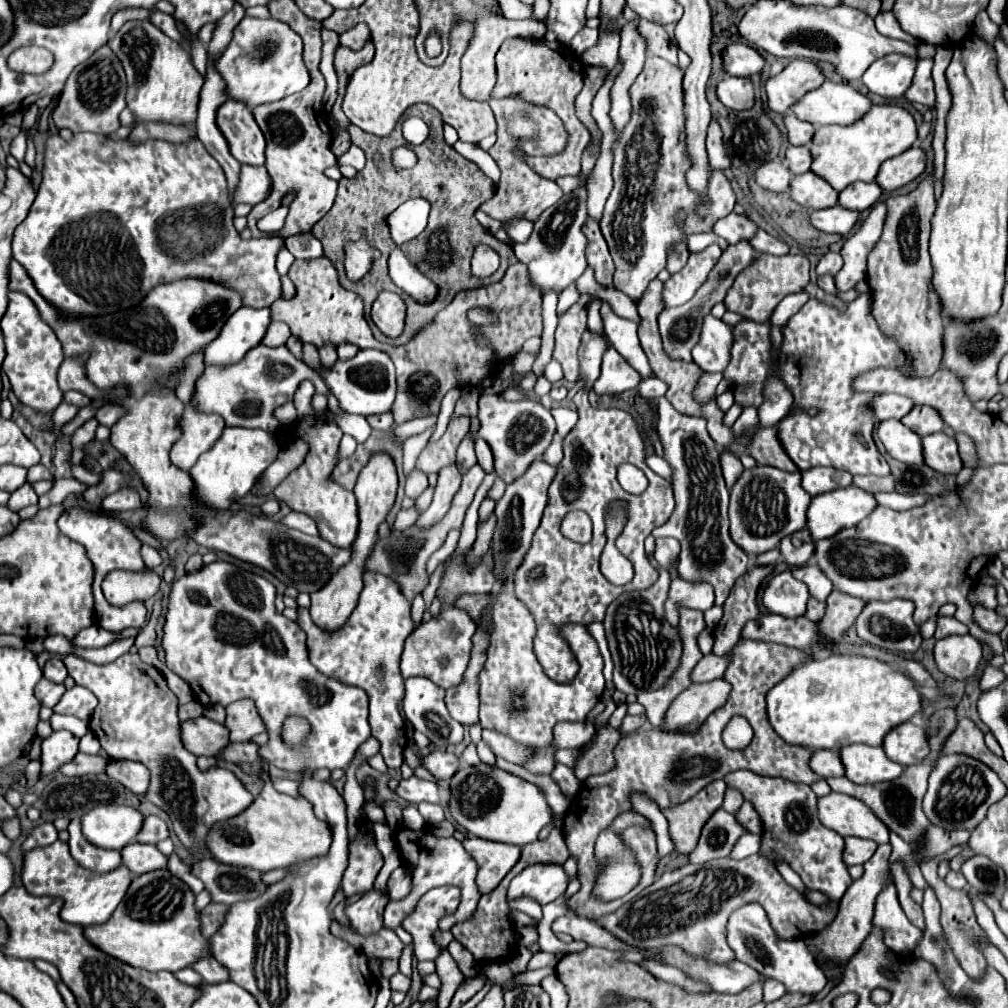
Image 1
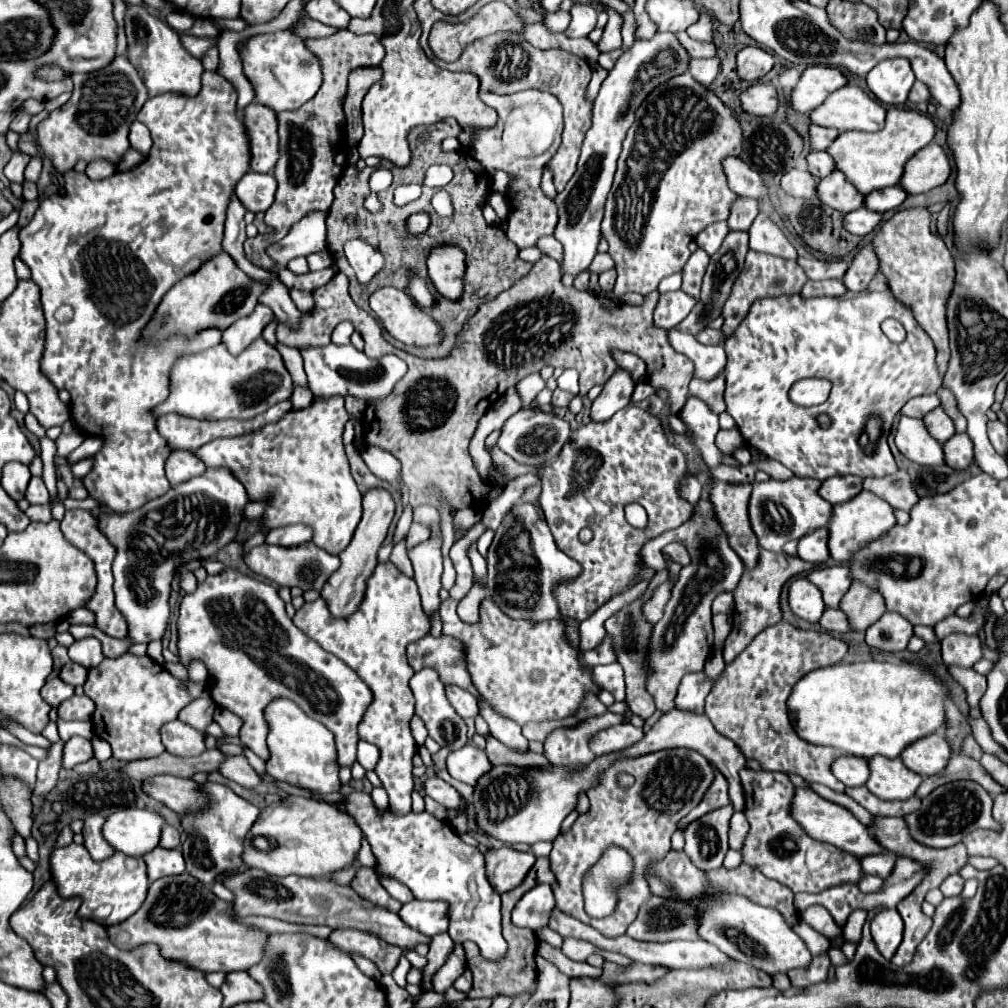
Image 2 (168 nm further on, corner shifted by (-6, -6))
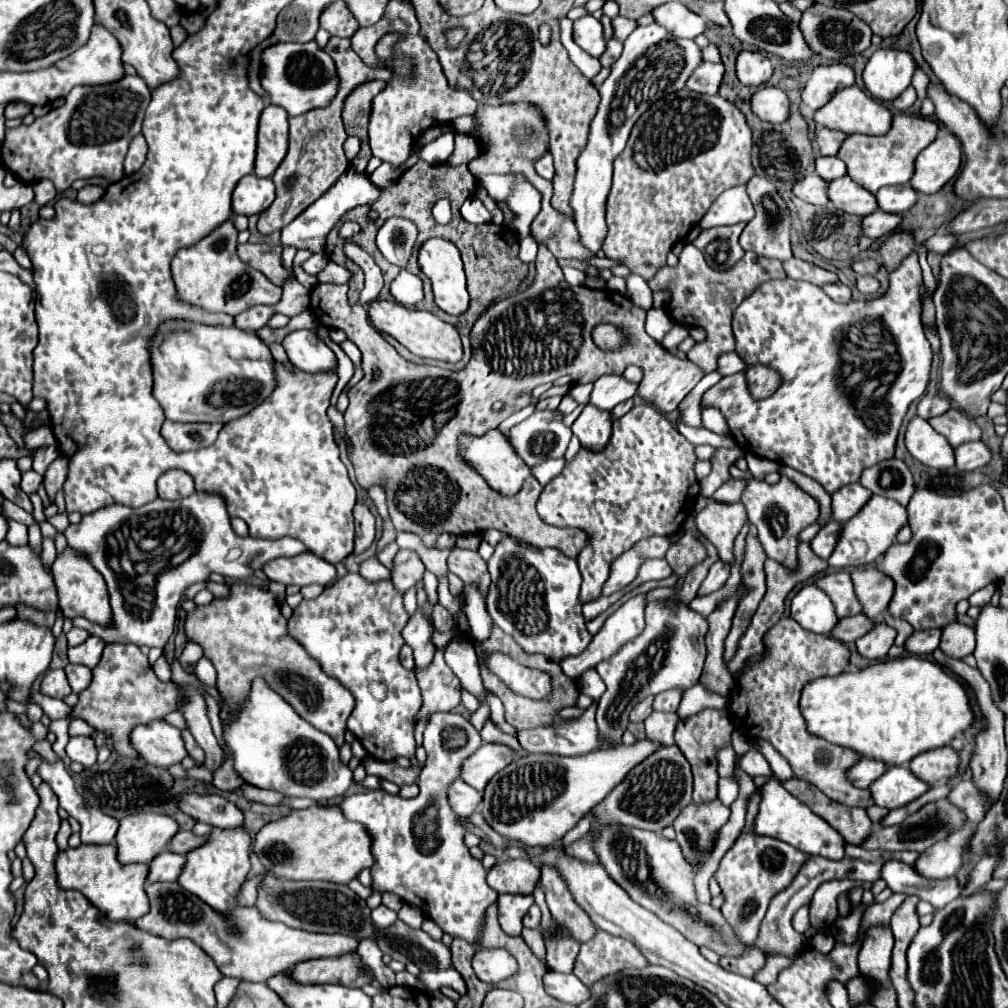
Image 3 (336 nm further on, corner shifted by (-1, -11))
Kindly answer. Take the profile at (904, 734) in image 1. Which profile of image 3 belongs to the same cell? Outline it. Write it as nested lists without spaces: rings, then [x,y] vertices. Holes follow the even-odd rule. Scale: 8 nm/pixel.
[[[950,746],[930,750],[926,754],[916,756],[910,762],[910,770],[928,784],[936,784],[940,780],[952,778],[958,772],[958,766],[960,766],[958,752],[952,750]]]

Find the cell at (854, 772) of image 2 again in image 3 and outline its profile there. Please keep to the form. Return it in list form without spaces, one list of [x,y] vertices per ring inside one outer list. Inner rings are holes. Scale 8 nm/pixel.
[[[862,758],[856,766],[848,770],[848,776],[858,788],[868,788],[874,780],[878,780],[878,776],[882,776],[882,772],[886,772],[886,768],[888,764],[882,764],[880,760]]]

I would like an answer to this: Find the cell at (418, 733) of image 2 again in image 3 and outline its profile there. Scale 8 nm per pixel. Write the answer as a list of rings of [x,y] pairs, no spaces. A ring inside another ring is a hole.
[[[442,650],[434,654],[434,660],[426,668],[416,668],[414,672],[424,698],[420,716],[430,712],[450,712],[460,704],[460,680],[444,662]]]

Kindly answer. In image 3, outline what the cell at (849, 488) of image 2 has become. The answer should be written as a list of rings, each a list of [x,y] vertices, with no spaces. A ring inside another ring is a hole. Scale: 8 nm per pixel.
[[[848,484],[846,488],[840,488],[832,494],[832,518],[840,524],[850,520],[870,498],[872,492],[868,488],[862,488],[862,484]]]

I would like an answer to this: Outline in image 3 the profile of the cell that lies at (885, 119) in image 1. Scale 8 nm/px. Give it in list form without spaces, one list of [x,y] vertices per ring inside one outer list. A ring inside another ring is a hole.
[[[896,114],[892,128],[884,136],[868,136],[868,134],[850,134],[848,140],[842,144],[838,158],[846,162],[848,176],[856,180],[862,188],[876,194],[882,186],[906,184],[914,174],[914,160],[916,156],[934,142],[938,134],[938,122],[934,118],[912,116],[912,114]]]

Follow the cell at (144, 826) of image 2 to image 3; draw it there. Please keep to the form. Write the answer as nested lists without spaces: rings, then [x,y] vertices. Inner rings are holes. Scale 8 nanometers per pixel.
[[[140,812],[134,816],[126,816],[120,820],[120,828],[116,834],[118,860],[122,864],[150,864],[154,856],[170,844],[176,832],[176,820],[164,814]]]

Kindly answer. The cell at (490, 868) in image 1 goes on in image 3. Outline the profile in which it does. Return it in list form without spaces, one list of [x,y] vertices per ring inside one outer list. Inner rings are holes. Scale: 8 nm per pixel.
[[[504,860],[488,872],[488,884],[498,894],[532,894],[540,884],[540,868],[528,860]]]

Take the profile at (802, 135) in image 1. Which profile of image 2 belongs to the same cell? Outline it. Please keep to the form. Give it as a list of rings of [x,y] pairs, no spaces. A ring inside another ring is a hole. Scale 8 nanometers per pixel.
[[[813,123],[809,125],[809,143],[811,143],[813,149],[821,149],[821,151],[825,151],[837,135],[839,135],[837,129],[825,129],[825,127],[813,125]]]

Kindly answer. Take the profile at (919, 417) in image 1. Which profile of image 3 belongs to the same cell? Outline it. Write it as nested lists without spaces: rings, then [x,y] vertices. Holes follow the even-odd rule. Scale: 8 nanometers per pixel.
[[[952,408],[950,412],[946,412],[942,416],[930,418],[928,422],[936,432],[946,436],[954,448],[960,446],[962,442],[980,440],[980,436],[982,436],[982,428],[976,424],[976,420],[972,416],[962,414],[956,408]]]

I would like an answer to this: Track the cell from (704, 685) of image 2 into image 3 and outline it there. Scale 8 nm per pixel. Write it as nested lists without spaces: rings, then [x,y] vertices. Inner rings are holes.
[[[666,690],[666,692],[662,692],[654,698],[652,708],[662,710],[662,712],[676,712],[676,708],[680,704],[680,698],[682,698],[680,690]]]

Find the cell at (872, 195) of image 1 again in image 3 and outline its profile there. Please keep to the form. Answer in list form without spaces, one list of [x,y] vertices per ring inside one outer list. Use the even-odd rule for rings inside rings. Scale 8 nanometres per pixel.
[[[904,184],[904,186],[886,186],[886,188],[878,190],[876,198],[878,198],[880,210],[902,214],[918,202],[918,192],[908,184]]]

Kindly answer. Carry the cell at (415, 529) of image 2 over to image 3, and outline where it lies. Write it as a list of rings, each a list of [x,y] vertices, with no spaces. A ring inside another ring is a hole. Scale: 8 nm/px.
[[[398,550],[398,554],[394,556],[394,570],[392,570],[392,584],[394,588],[398,588],[398,592],[406,592],[410,586],[414,586],[414,582],[422,580],[424,574],[424,564],[420,562],[420,558],[410,552],[410,550]]]

